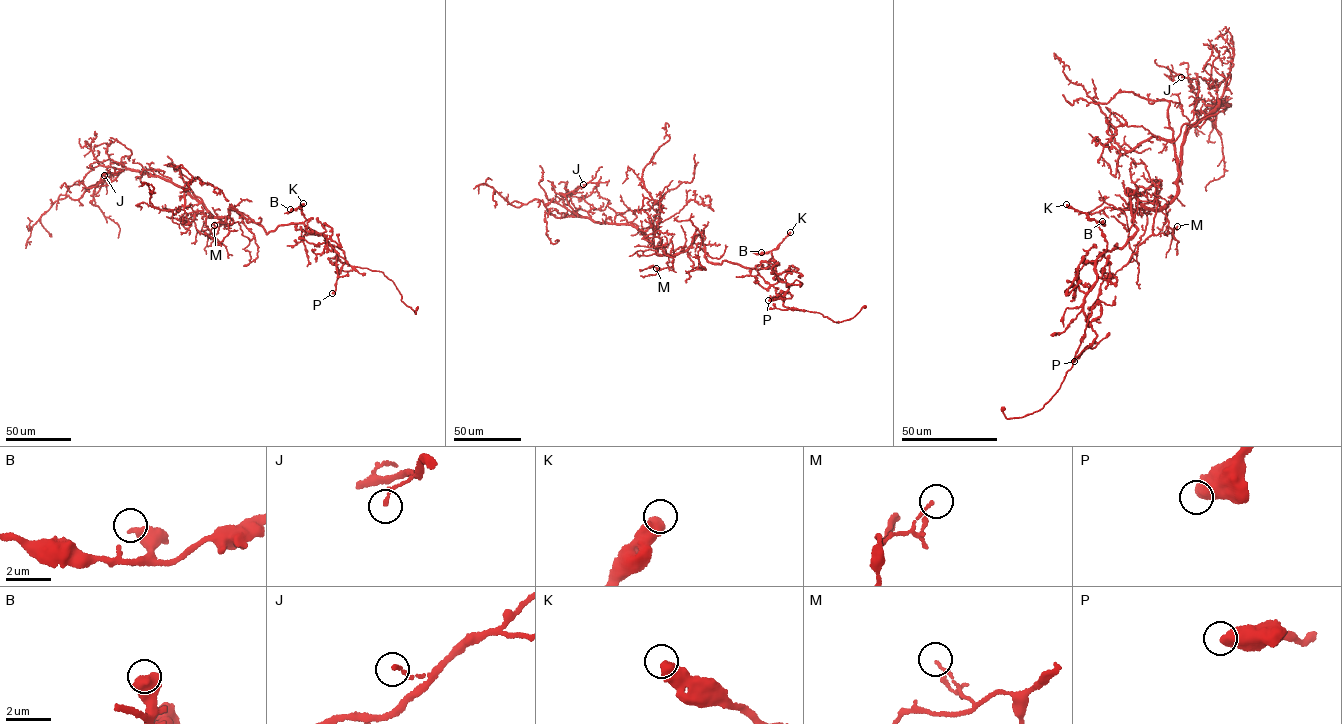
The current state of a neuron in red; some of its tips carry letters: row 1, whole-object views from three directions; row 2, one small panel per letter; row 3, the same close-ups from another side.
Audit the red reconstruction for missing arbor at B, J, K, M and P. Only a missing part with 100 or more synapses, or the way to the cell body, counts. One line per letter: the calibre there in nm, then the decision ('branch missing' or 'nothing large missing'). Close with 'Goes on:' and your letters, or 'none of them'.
B: 500 nm thick; nothing large missing
J: 140 nm thick; nothing large missing
K: 600 nm thick; nothing large missing
M: 120 nm thick; nothing large missing
P: 600 nm thick; nothing large missing
Goes on: none of them

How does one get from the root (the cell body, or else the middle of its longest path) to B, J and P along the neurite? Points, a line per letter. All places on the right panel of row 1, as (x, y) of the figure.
B: (1135, 197), (1127, 189), (1137, 230), (1121, 247), (1105, 250), (1107, 241), (1096, 222), (1102, 221)
J: (1135, 197), (1155, 209), (1173, 198), (1186, 134), (1219, 103), (1205, 105), (1192, 91), (1190, 79), (1181, 77)
P: (1135, 197), (1127, 189), (1137, 230), (1095, 262), (1083, 308), (1090, 322), (1101, 312), (1091, 309), (1074, 361)

